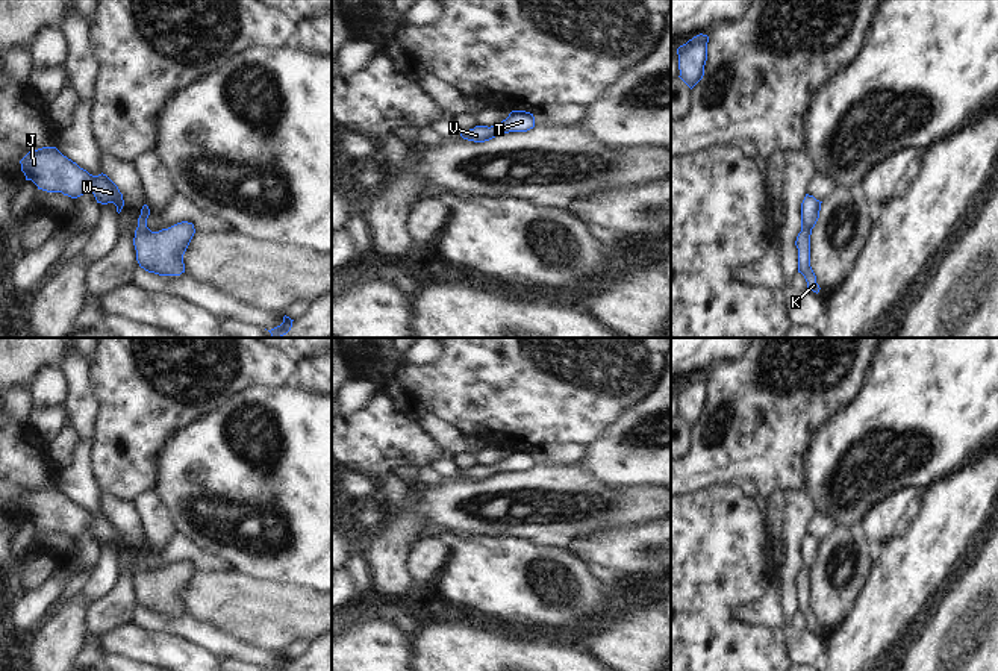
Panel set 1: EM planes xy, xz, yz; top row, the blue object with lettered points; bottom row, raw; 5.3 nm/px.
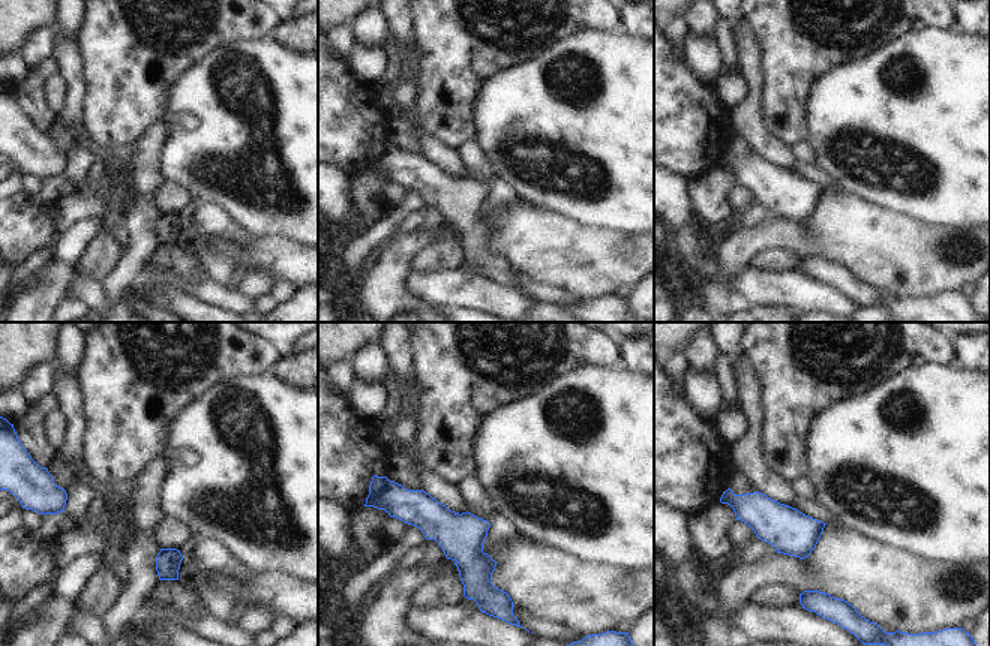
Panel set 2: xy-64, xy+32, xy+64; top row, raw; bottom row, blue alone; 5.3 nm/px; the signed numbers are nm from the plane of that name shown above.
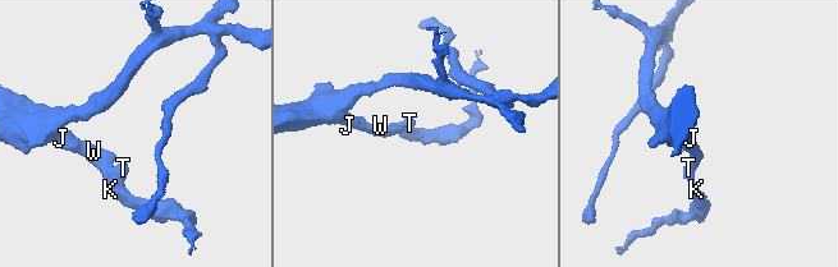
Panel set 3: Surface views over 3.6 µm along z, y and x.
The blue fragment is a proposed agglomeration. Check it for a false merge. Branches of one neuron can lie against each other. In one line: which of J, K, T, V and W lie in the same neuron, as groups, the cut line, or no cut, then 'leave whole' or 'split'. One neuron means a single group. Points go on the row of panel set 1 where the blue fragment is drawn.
J K T V W | no cut | leave whole

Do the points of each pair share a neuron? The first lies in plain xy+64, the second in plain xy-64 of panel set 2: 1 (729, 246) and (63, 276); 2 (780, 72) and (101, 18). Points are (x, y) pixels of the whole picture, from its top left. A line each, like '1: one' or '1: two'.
1: one
2: one

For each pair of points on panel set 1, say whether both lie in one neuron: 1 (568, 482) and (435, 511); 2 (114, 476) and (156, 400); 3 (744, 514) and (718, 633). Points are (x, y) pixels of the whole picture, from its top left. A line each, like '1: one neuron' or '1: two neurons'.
1: one neuron
2: one neuron
3: one neuron

